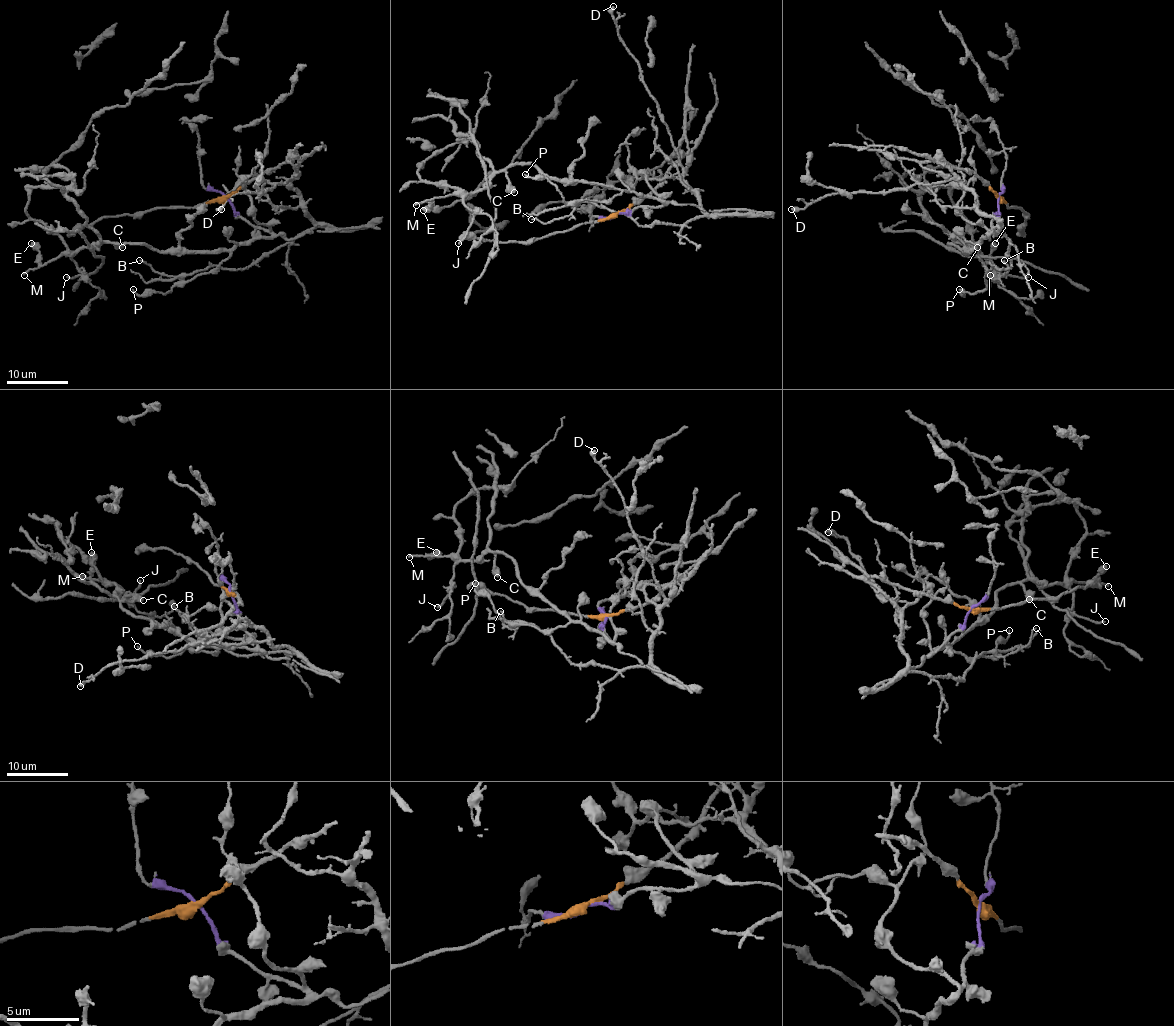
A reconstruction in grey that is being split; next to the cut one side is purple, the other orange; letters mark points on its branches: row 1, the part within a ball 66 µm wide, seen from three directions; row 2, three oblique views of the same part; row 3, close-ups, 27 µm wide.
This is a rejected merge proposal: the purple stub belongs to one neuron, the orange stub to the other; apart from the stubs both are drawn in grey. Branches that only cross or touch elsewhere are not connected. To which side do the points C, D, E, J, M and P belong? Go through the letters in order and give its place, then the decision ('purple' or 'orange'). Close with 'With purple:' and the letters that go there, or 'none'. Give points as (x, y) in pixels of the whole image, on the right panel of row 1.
C: (977, 247) | purple
D: (791, 209) | orange
E: (995, 243) | purple
J: (1028, 277) | purple
M: (990, 275) | purple
P: (959, 289) | purple
With purple: C, E, J, M, P

